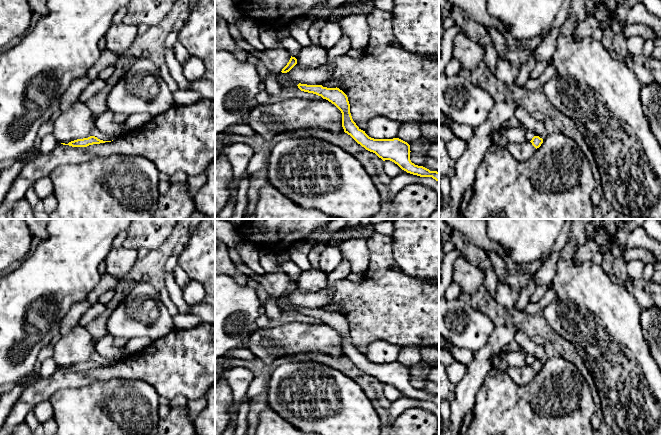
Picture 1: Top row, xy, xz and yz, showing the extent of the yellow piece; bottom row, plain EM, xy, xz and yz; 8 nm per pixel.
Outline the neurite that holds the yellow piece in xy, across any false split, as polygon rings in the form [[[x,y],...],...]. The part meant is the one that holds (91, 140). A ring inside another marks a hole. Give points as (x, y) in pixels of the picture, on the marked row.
[[[90,136],[88,138],[77,139],[77,140],[71,141],[68,144],[65,144],[65,143],[61,143],[61,144],[69,145],[72,147],[87,147],[89,145],[100,144],[100,143],[105,143],[105,142],[111,142],[111,141],[103,141],[103,140],[98,139],[95,136]]]

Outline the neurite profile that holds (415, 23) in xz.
[[[394,0],[392,29],[401,47],[439,59],[439,0]]]

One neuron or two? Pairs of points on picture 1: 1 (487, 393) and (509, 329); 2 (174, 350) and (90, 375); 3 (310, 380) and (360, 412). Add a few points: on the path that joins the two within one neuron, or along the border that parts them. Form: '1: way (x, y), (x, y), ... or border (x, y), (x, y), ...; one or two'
1: border (492, 367), (479, 388); two
2: way (153, 364), (128, 367), (111, 372); one
3: way (322, 392), (342, 412), (348, 412); one

